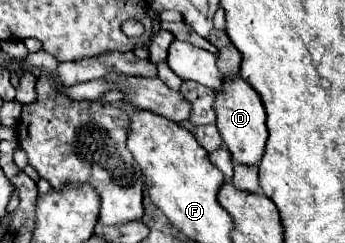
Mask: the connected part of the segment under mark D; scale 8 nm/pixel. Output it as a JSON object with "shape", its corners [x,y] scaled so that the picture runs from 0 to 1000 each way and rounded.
{"shape":[[[699,309],[646,317],[641,366],[623,374],[617,449],[629,473],[623,514],[646,564],[646,597],[670,621],[675,654],[710,679],[745,679],[762,646],[780,547],[768,523],[768,440],[739,366],[722,358],[722,342]]]}

